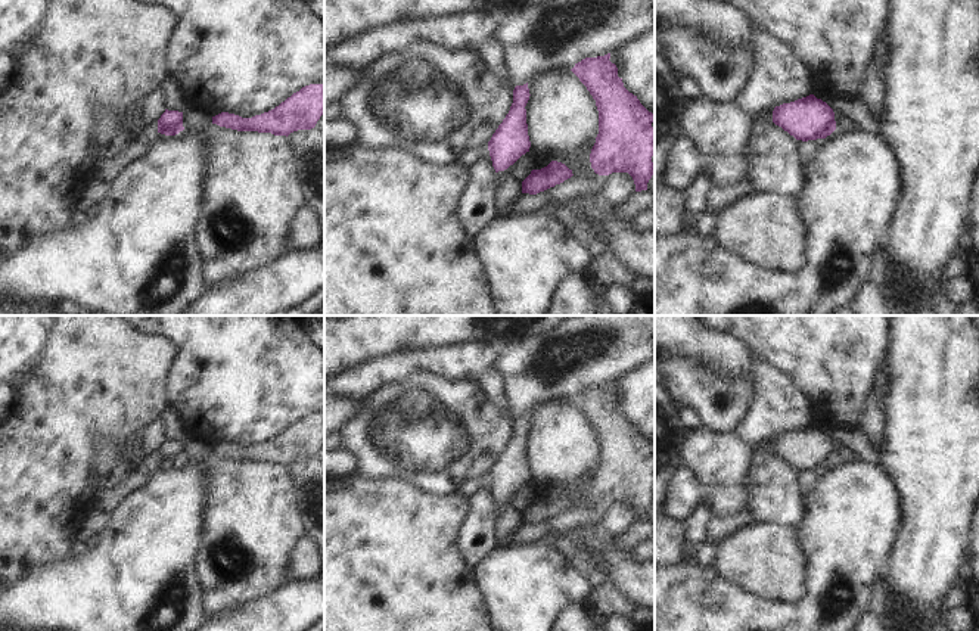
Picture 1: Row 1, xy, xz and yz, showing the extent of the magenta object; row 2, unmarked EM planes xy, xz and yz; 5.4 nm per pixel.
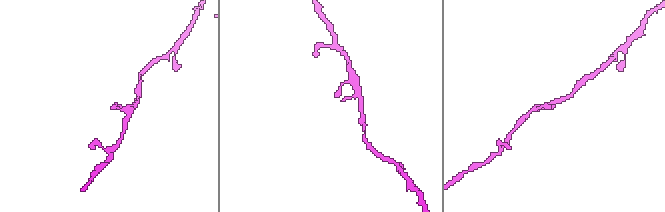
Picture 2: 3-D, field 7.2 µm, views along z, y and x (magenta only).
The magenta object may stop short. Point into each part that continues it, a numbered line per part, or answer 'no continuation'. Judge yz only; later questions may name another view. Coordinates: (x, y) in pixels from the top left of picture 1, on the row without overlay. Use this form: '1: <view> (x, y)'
no continuation

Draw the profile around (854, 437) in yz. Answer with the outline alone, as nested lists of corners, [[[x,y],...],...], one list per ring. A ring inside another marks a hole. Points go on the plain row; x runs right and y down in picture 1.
[[[829,423],[824,430],[833,442],[842,442],[857,453],[863,461],[882,466],[882,445],[874,445],[860,425]]]

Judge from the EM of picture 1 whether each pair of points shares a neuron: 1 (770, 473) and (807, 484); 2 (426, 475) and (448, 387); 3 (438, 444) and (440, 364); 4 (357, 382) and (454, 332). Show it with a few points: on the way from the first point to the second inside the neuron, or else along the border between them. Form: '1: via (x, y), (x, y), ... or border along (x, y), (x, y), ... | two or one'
1: border along (796, 471), (796, 479), (805, 503) | two
2: via (435, 453), (435, 434), (441, 428), (441, 409) | one
3: border along (406, 376), (416, 369), (429, 369), (474, 382) | two
4: border along (456, 342), (391, 351), (388, 354) | two

